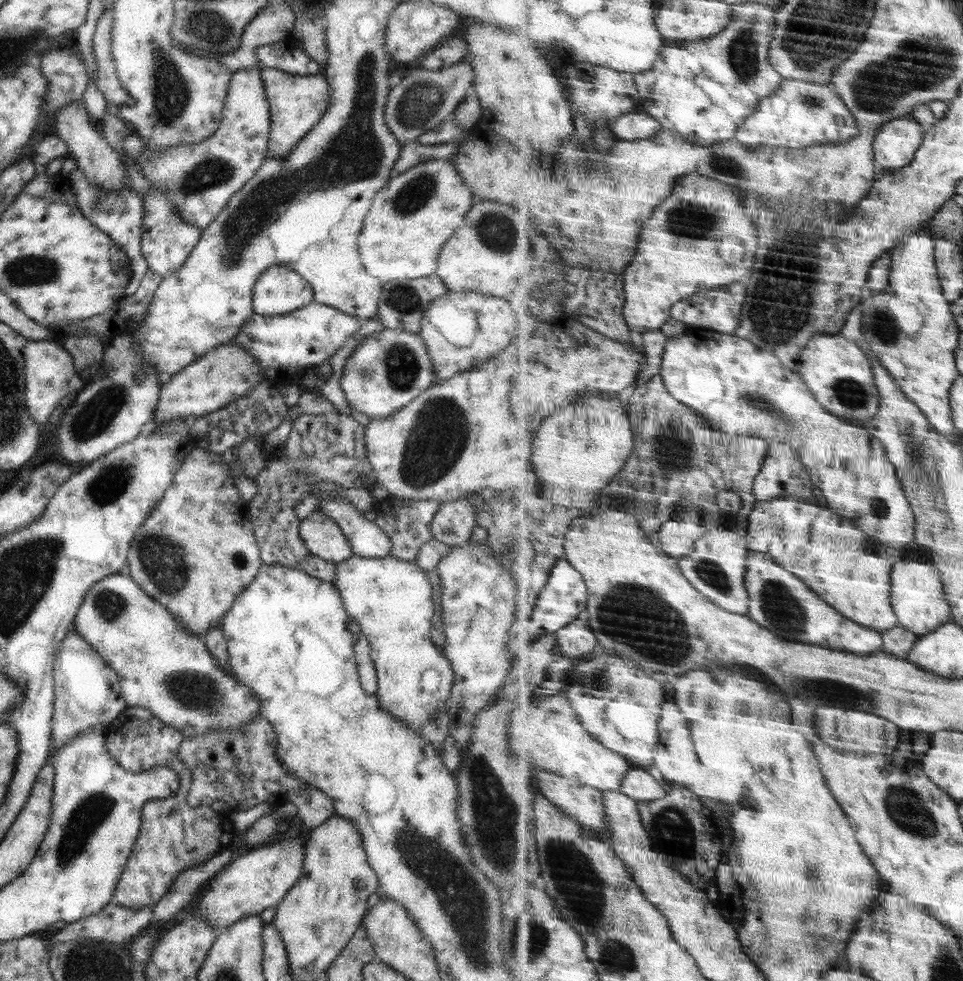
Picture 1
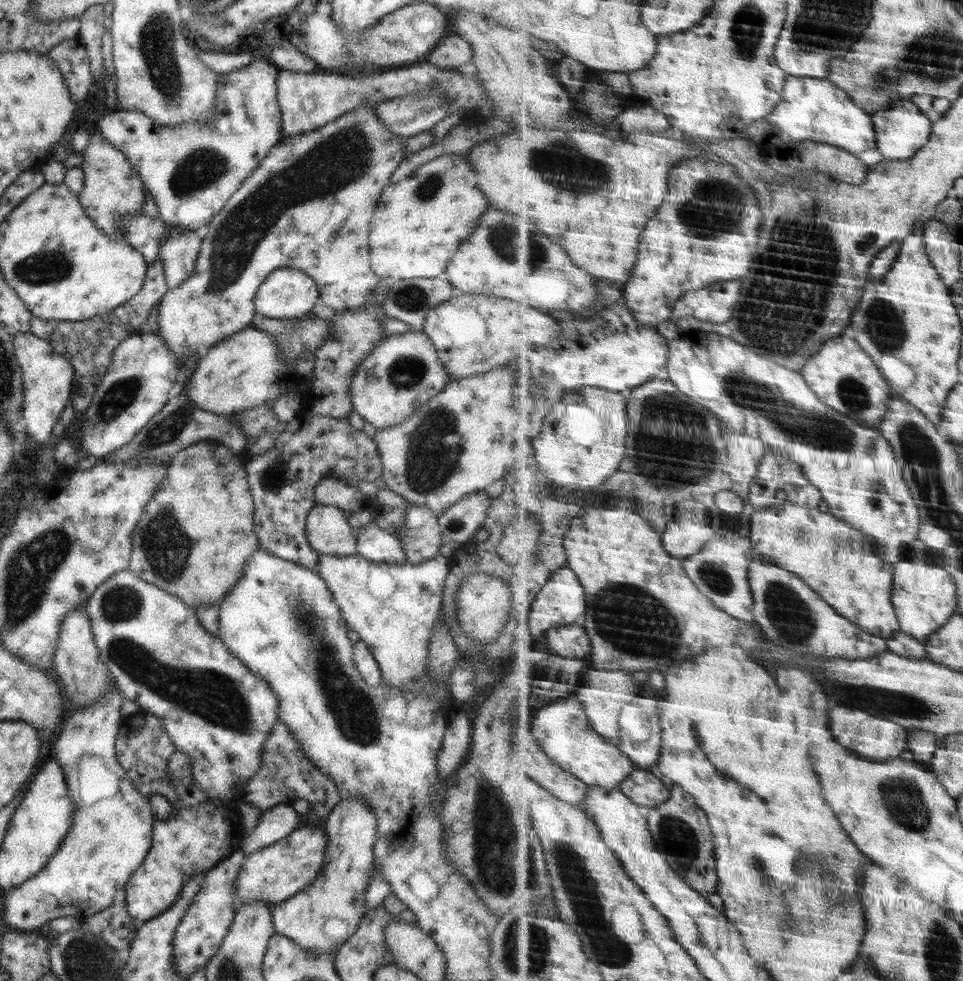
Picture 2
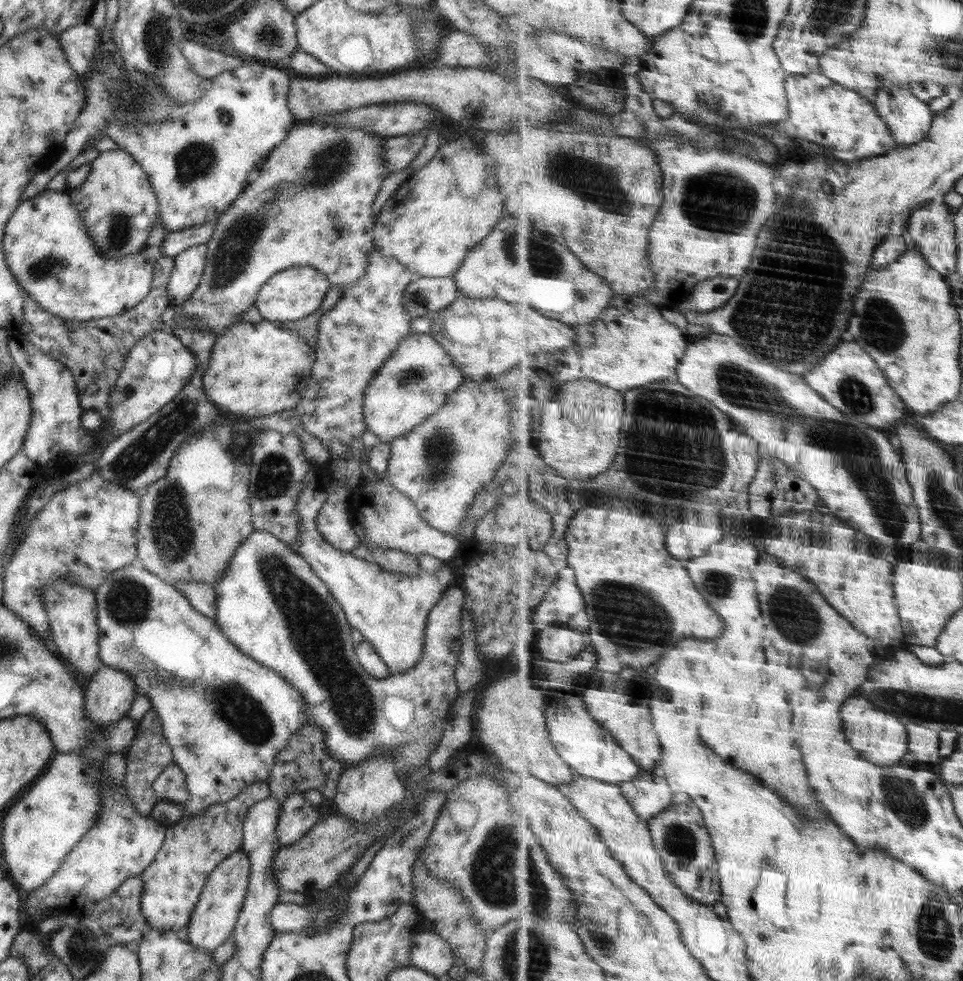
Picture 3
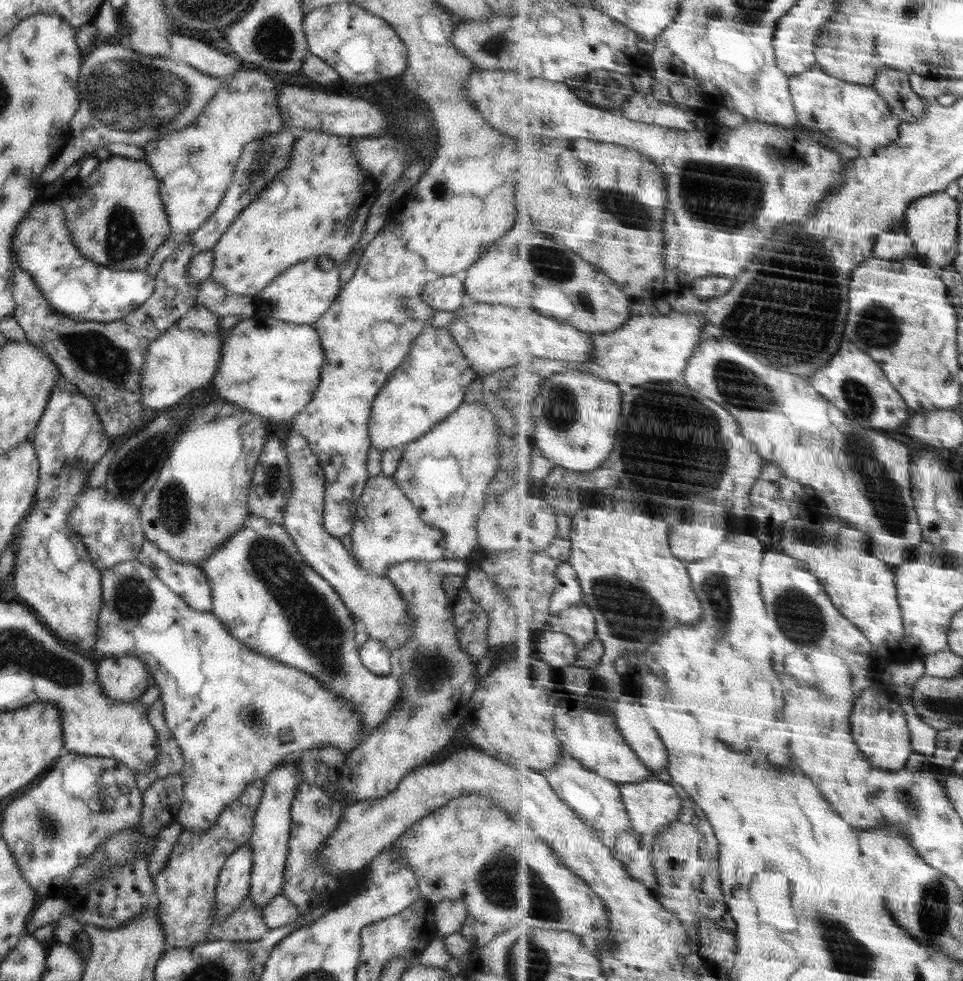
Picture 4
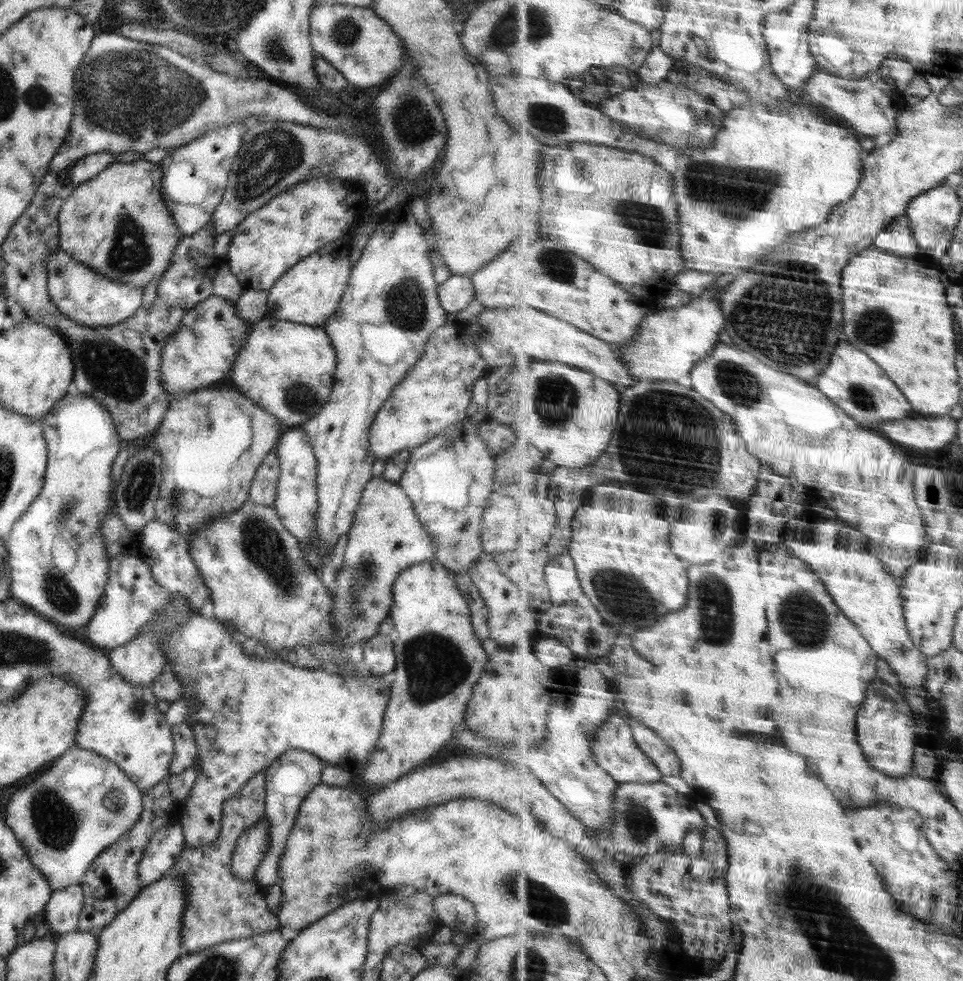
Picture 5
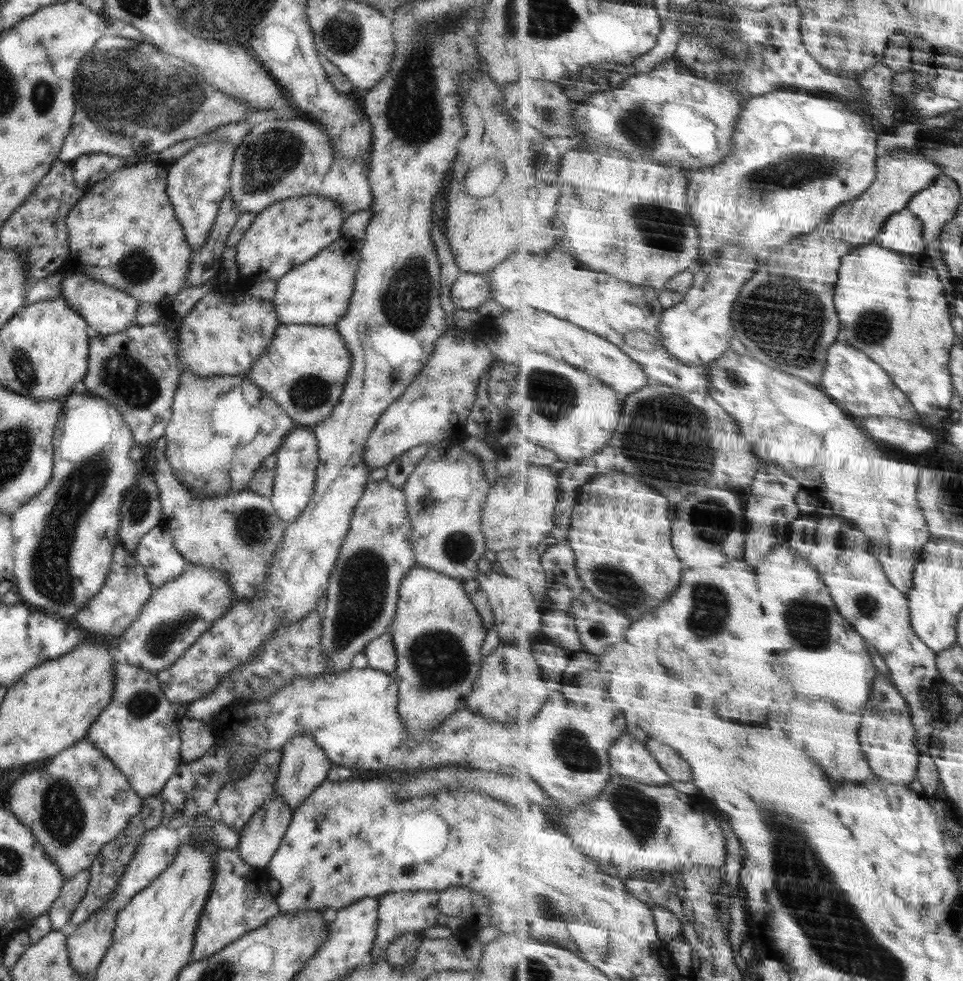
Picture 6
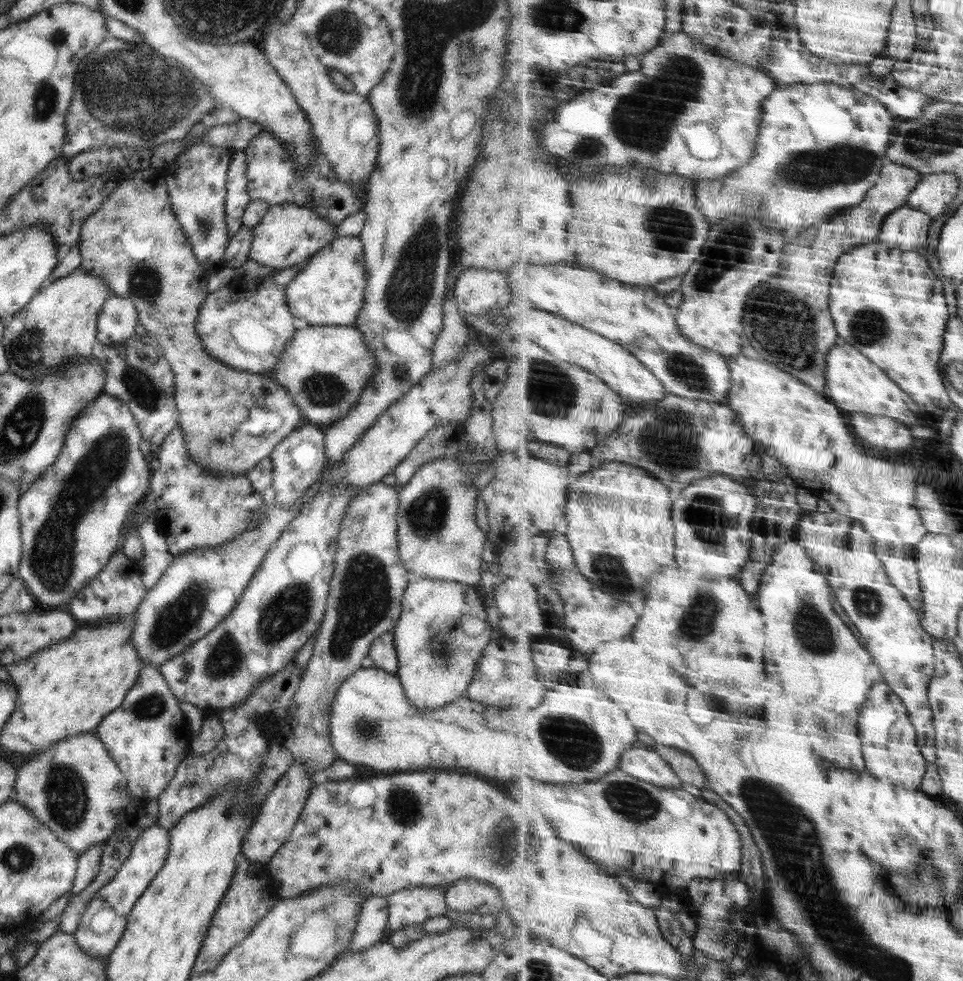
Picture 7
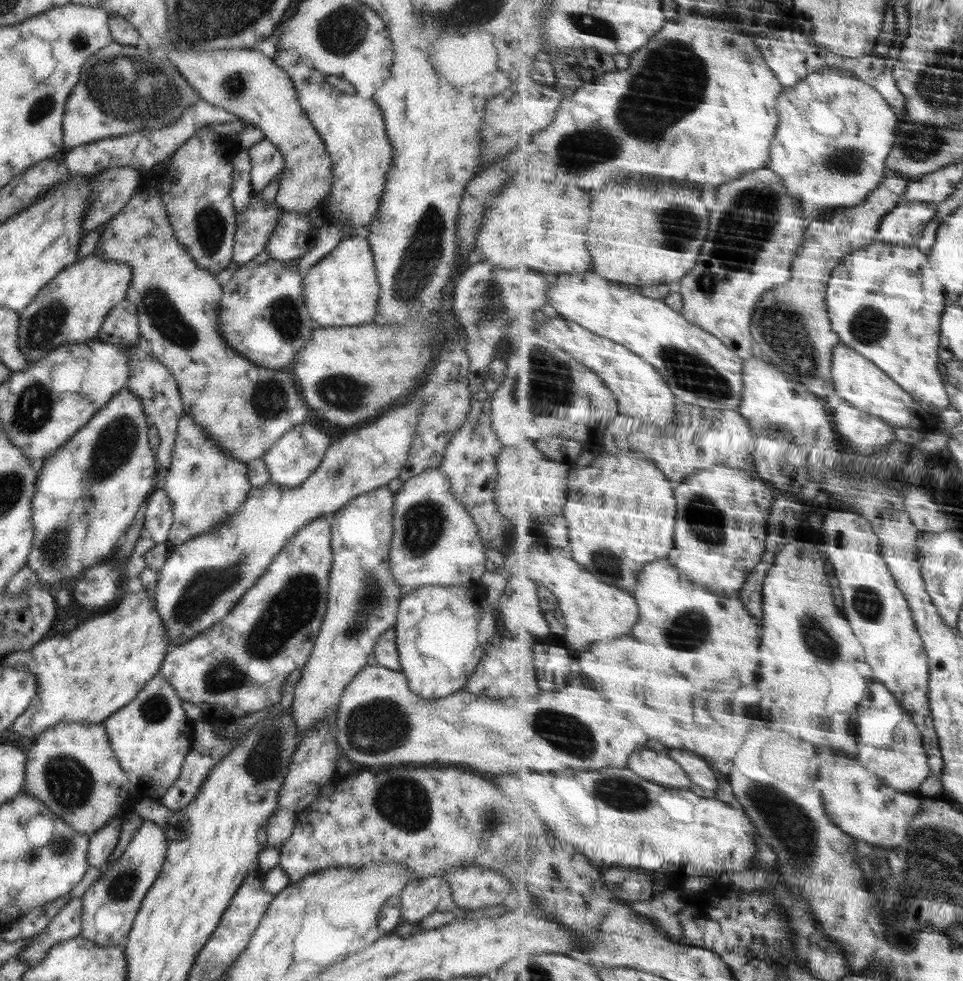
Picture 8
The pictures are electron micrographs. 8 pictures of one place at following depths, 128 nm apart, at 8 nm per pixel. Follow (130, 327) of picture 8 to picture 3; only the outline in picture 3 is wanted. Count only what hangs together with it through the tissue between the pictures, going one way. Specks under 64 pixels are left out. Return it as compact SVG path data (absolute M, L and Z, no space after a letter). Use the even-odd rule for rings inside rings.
M47 190L22 201L4 226L2 240L8 268L21 289L26 289L42 309L68 320L87 321L124 314L148 296L153 282L153 264L141 253L128 254L120 260L108 260L92 244L82 216L74 208L67 190Z

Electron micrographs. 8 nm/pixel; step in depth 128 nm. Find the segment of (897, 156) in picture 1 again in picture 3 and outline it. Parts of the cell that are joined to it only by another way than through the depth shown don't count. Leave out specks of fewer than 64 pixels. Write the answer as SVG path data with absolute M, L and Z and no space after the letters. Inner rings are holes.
M900 85L880 89L874 101L880 115L886 119L895 138L899 140L898 148L927 140L935 114L930 103L920 100L911 89Z

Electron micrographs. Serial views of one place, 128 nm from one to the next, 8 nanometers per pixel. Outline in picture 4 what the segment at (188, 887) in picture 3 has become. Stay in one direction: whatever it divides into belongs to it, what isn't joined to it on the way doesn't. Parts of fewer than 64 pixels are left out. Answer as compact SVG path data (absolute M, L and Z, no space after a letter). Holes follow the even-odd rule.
M263 779L252 781L235 801L222 810L216 818L216 824L208 828L208 832L196 834L192 829L183 828L164 870L151 876L155 887L154 905L162 921L164 940L170 948L190 947L198 942L254 941L270 932L260 907L250 897L246 897L226 919L218 919L214 913L218 874L228 855L248 843L263 786Z

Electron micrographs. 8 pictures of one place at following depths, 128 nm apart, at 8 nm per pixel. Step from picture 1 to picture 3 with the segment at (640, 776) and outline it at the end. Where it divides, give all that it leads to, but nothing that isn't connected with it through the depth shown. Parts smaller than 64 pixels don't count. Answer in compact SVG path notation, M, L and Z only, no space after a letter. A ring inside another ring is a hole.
M645 772L638 779L620 785L636 814L649 823L652 818L666 813L675 804L675 790L670 784L666 777Z

